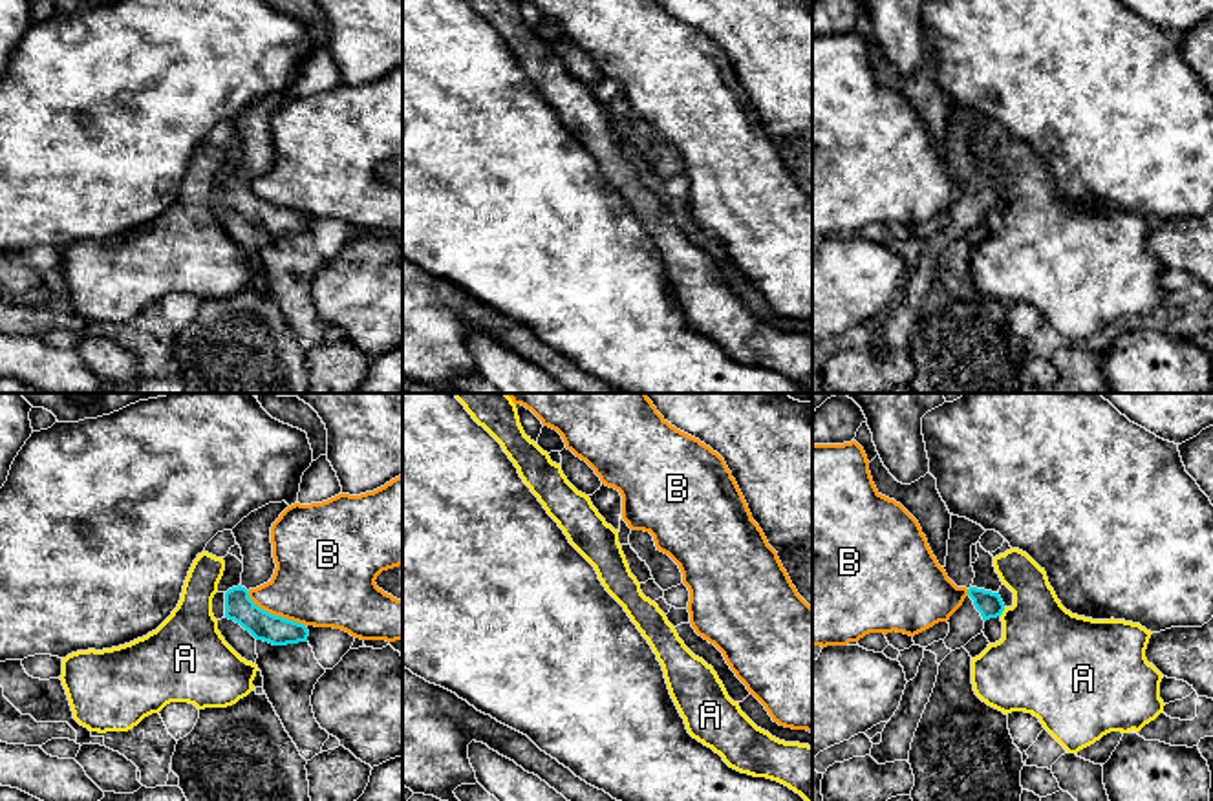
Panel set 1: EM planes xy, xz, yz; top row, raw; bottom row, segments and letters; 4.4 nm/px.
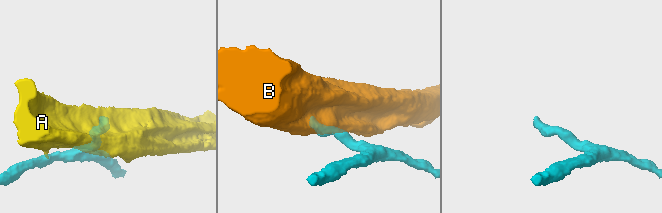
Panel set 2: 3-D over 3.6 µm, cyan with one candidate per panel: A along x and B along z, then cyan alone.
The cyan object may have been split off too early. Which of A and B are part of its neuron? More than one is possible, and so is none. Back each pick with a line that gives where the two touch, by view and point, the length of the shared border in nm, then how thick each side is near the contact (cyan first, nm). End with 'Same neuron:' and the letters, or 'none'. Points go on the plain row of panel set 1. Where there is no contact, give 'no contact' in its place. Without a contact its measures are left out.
Same neuron: none

